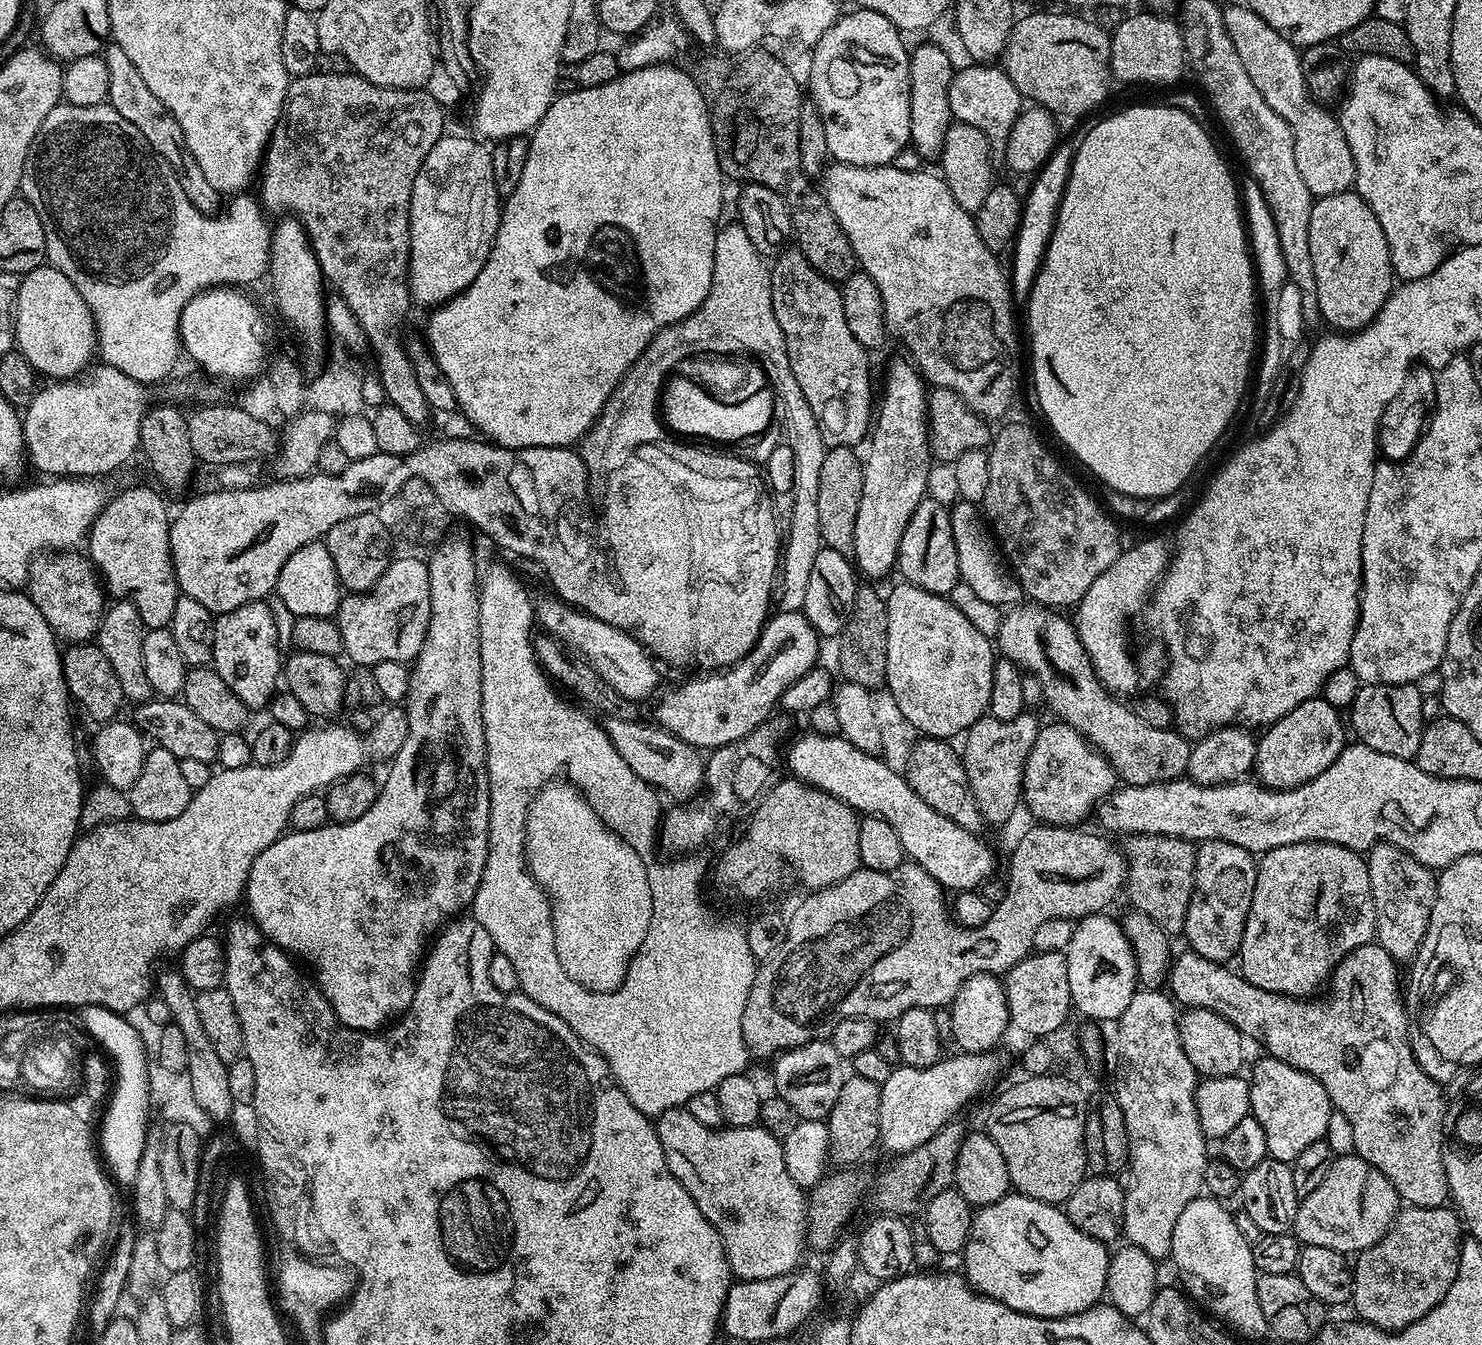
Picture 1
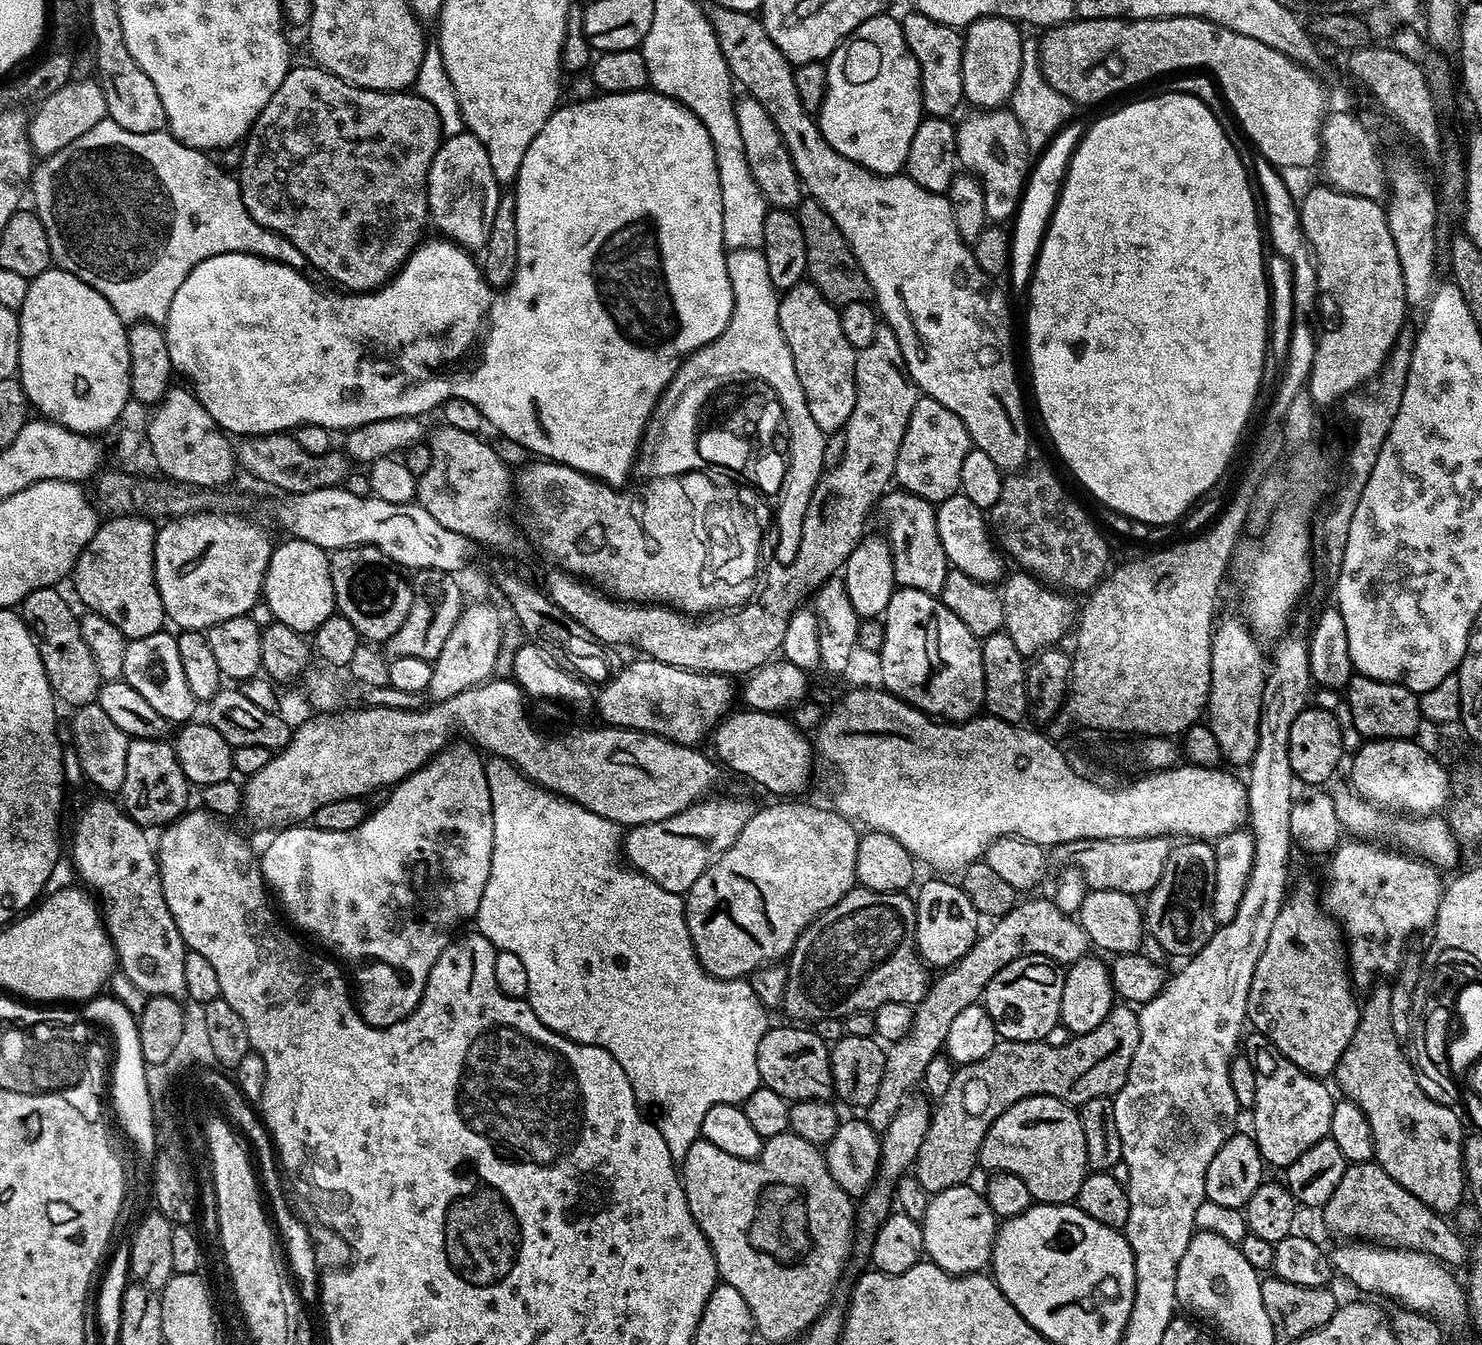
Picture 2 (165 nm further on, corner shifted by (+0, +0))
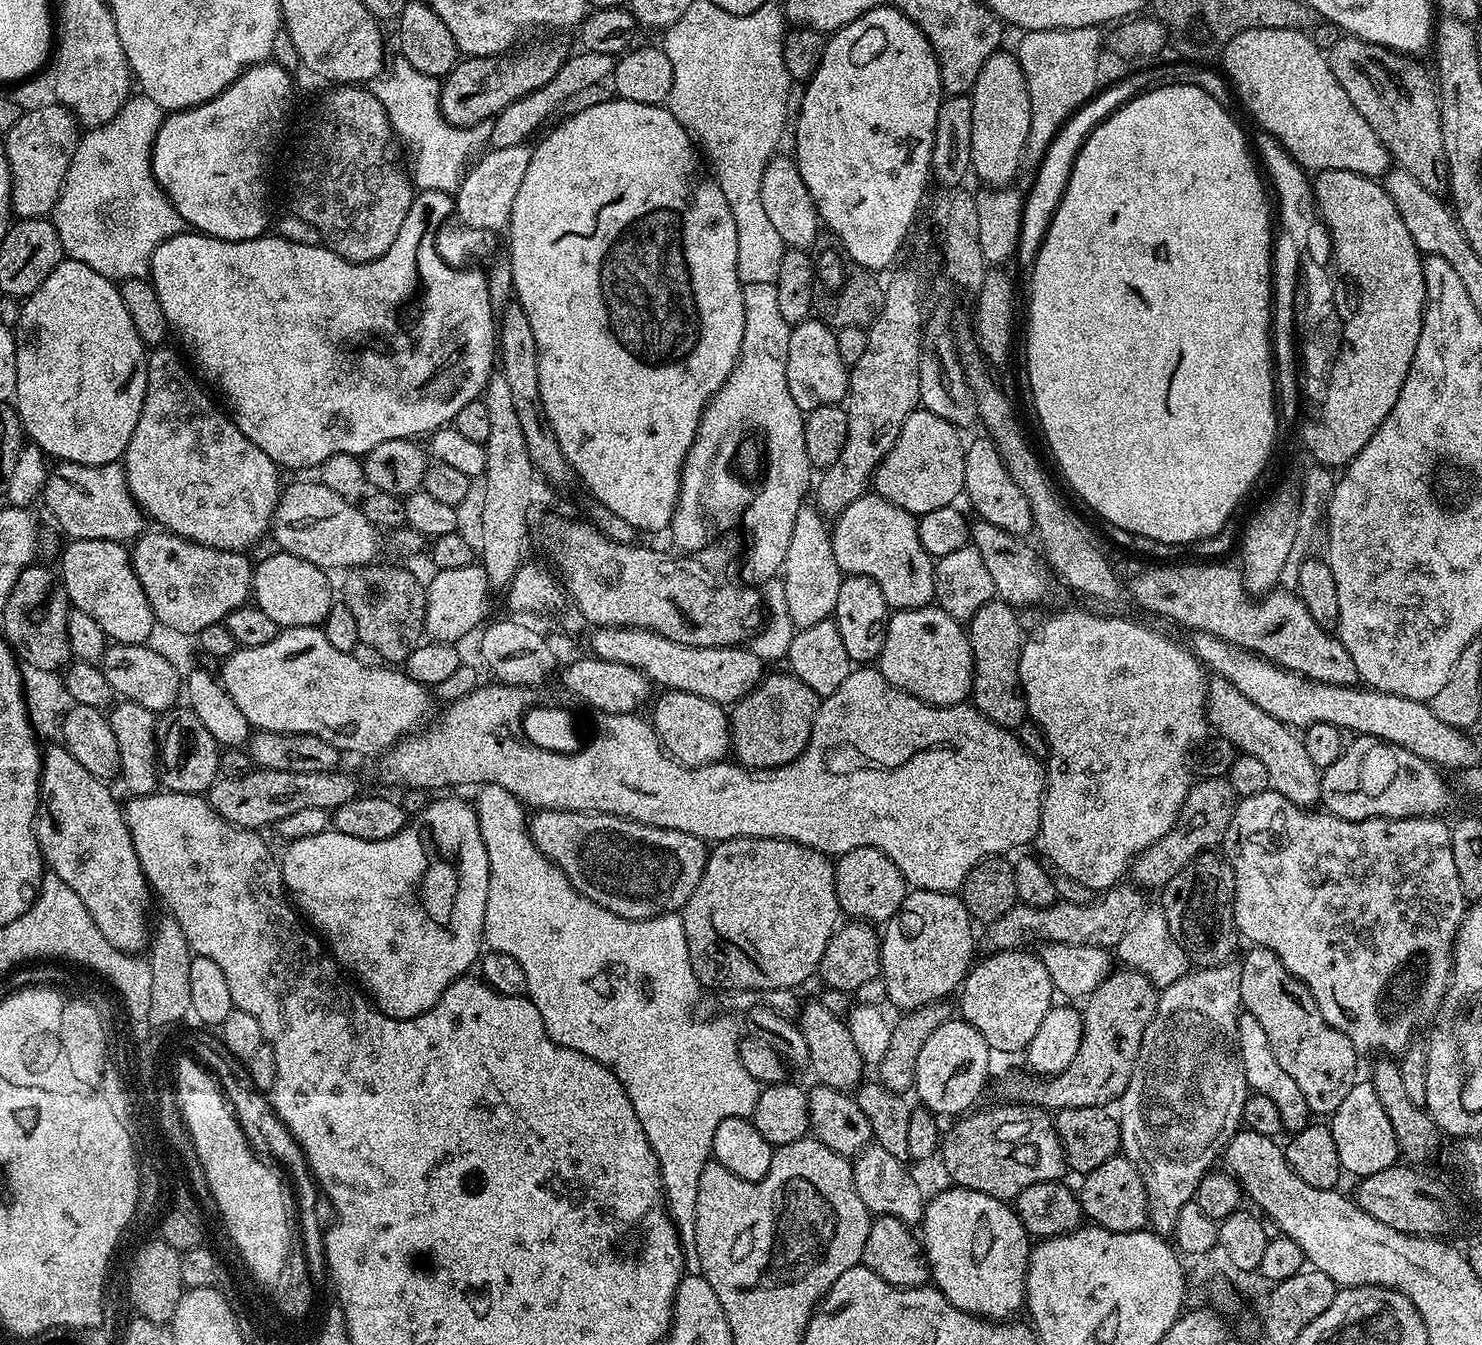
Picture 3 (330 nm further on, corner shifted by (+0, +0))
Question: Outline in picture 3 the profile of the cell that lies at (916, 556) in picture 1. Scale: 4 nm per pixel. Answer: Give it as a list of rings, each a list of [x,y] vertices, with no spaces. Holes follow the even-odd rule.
[[[865,494],[840,511],[830,531],[834,559],[841,573],[865,576],[878,582],[878,590],[882,590],[882,598],[886,598],[889,609],[926,608],[935,601],[934,557],[922,546],[918,520],[912,513],[894,506],[894,502],[886,502],[886,498]]]

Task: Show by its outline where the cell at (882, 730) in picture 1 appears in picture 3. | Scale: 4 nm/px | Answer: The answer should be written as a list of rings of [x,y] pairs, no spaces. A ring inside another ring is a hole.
[[[806,502],[802,505],[798,510],[798,518],[794,520],[790,550],[786,550],[782,579],[786,590],[786,608],[790,610],[792,627],[796,630],[829,619],[836,610],[842,573],[834,559],[829,525],[827,523],[824,525],[823,522],[825,523],[815,503]]]

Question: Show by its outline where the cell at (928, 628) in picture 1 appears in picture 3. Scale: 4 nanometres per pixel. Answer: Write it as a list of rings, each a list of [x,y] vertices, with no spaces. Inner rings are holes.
[[[929,606],[893,611],[887,617],[887,622],[886,642],[878,657],[878,667],[895,688],[900,688],[924,704],[934,704],[937,708],[948,708],[969,699],[972,690],[972,651],[968,633],[961,621],[950,618],[950,614],[938,606]]]

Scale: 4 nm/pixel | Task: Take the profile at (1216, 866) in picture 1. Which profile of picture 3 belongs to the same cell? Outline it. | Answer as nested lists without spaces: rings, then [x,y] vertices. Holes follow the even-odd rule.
[[[1273,790],[1243,797],[1237,803],[1230,818],[1230,830],[1226,830],[1222,845],[1223,855],[1234,874],[1232,913],[1236,931],[1243,939],[1245,936],[1249,940],[1249,945],[1278,954],[1286,970],[1290,970],[1294,978],[1298,978],[1308,987],[1314,1002],[1318,1002],[1318,1010],[1322,1010],[1322,1018],[1326,1018],[1326,1022],[1334,1026],[1334,1030],[1346,1034],[1357,1053],[1403,1053],[1413,1043],[1412,1035],[1423,1024],[1431,1025],[1435,1021],[1440,1006],[1448,995],[1448,985],[1452,983],[1452,947],[1456,944],[1460,923],[1464,921],[1466,901],[1462,894],[1462,882],[1458,882],[1458,870],[1454,866],[1451,827],[1447,823],[1444,825],[1443,819],[1435,816],[1415,816],[1397,820],[1343,820],[1327,811],[1316,811],[1318,810],[1305,810]]]

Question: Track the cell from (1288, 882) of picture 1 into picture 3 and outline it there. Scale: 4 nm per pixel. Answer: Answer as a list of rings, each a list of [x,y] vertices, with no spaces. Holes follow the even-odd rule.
[[[1255,946],[1247,950],[1244,961],[1238,964],[1243,1011],[1258,1018],[1262,1030],[1266,1030],[1278,1066],[1298,1082],[1298,1090],[1302,1090],[1302,1098],[1306,1098],[1309,1113],[1316,1115],[1317,1112],[1320,1118],[1331,1117],[1358,1082],[1355,1046],[1346,1034],[1334,1030],[1334,1026],[1322,1018],[1322,1010],[1318,1010],[1318,1002],[1314,1002],[1308,987],[1286,970],[1278,954]]]

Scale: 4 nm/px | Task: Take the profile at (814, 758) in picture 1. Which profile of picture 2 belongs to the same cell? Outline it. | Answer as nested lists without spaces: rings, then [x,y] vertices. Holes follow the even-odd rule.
[[[736,710],[724,717],[711,733],[715,759],[740,776],[749,776],[760,788],[773,792],[773,797],[788,798],[800,792],[812,780],[814,744],[787,715],[775,712]]]

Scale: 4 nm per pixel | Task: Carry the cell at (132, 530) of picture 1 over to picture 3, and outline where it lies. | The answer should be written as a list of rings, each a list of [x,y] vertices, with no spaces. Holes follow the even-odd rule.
[[[68,540],[60,556],[58,576],[72,608],[90,614],[102,626],[109,641],[118,644],[143,644],[156,624],[146,590],[134,574],[129,549],[118,540]]]

